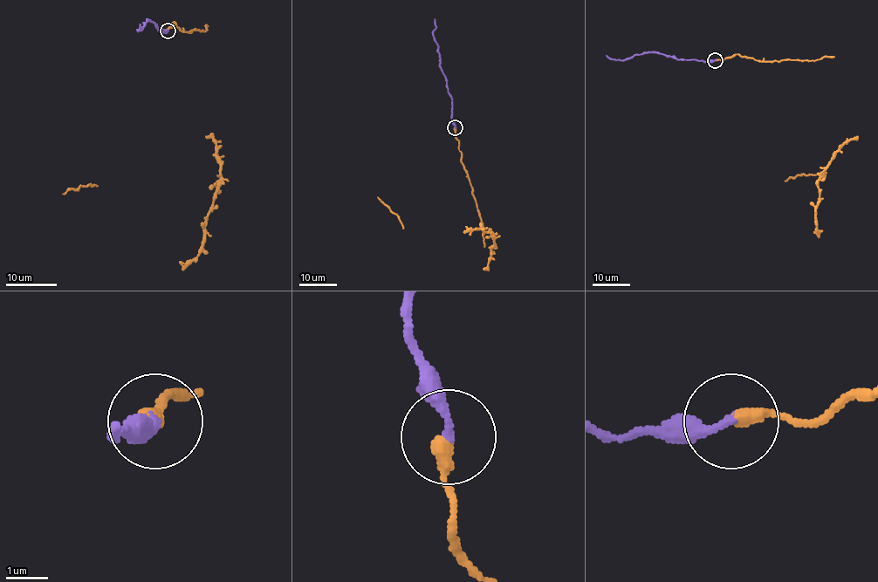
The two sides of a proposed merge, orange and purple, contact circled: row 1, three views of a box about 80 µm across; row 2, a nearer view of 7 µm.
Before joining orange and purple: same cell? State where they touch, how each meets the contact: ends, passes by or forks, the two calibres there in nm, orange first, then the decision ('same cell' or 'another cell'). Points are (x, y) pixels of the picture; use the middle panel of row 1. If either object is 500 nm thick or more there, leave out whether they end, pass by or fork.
(455, 127) | orange ends | purple ends | 340/240 nm | same cell

